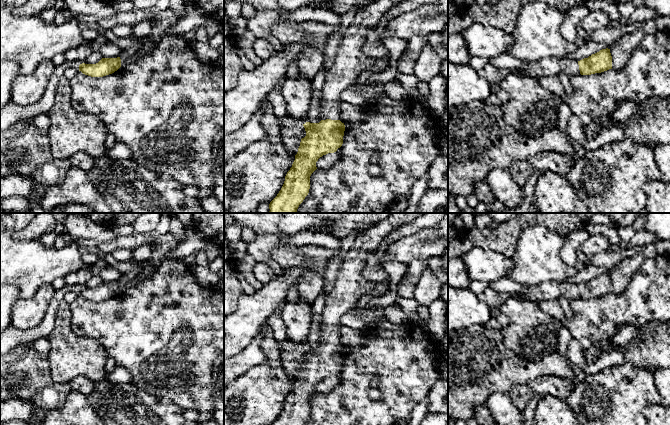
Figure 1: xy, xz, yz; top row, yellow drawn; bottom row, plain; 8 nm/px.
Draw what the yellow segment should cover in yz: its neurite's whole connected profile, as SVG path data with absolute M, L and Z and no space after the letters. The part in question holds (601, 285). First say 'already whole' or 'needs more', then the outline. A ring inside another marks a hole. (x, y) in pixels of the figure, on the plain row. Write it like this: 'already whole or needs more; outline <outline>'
needs more; outline M602 273L588 282L580 285L556 281L549 281L539 285L527 287L524 292L515 293L519 299L528 299L533 302L558 300L566 297L570 301L575 299L591 299L612 293L610 273Z

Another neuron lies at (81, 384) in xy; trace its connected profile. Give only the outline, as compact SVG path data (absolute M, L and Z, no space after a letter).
M77 376L70 383L72 390L76 390L88 396L95 388L95 383L84 376Z

